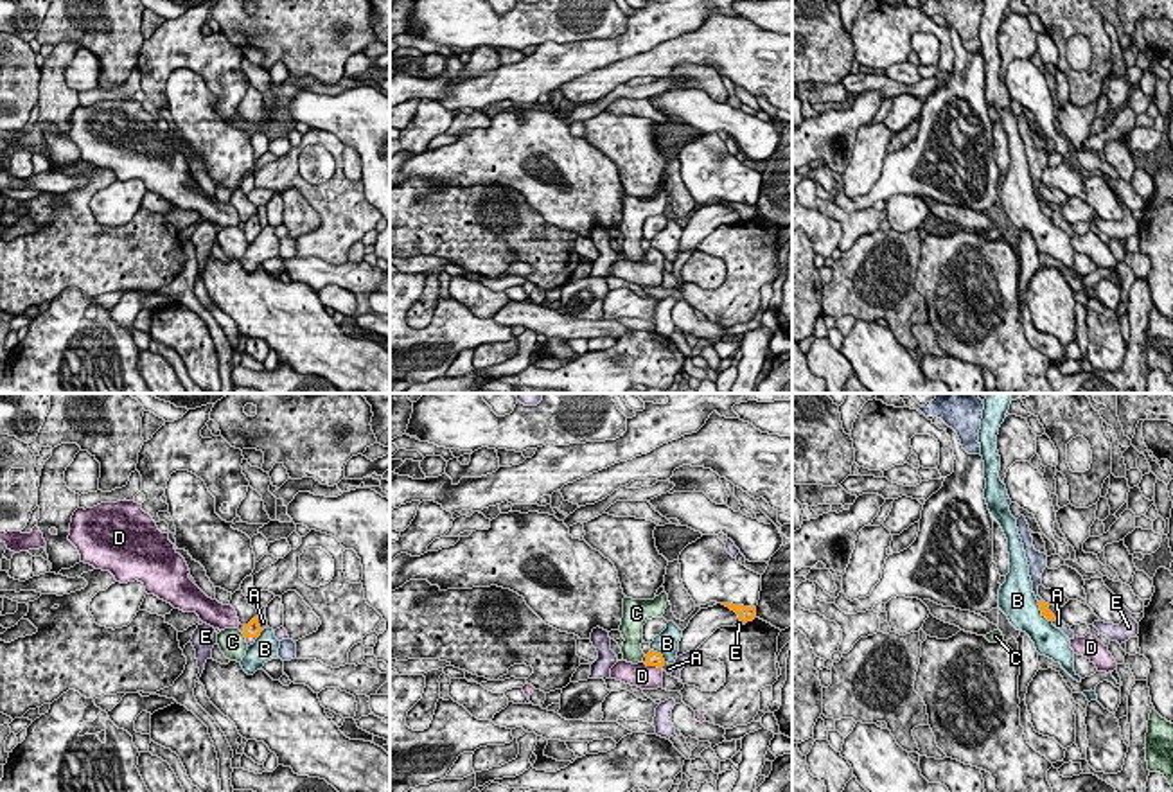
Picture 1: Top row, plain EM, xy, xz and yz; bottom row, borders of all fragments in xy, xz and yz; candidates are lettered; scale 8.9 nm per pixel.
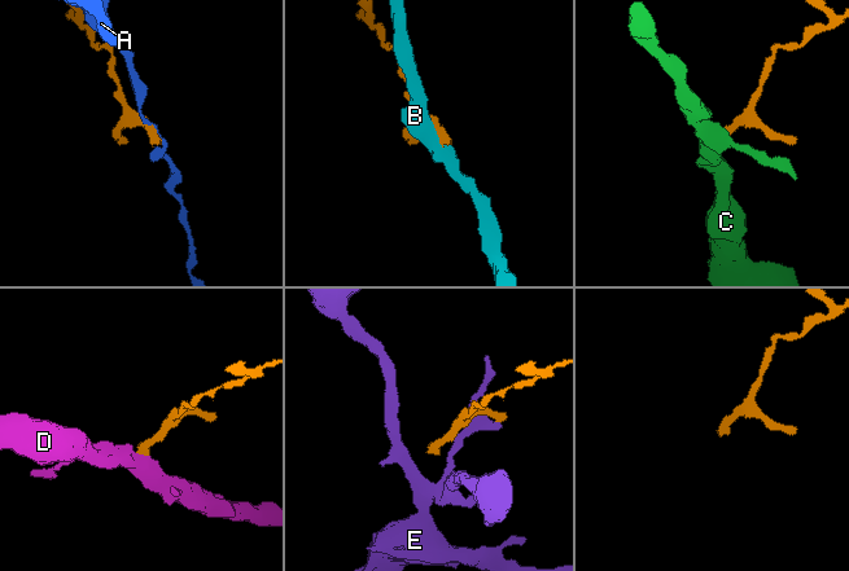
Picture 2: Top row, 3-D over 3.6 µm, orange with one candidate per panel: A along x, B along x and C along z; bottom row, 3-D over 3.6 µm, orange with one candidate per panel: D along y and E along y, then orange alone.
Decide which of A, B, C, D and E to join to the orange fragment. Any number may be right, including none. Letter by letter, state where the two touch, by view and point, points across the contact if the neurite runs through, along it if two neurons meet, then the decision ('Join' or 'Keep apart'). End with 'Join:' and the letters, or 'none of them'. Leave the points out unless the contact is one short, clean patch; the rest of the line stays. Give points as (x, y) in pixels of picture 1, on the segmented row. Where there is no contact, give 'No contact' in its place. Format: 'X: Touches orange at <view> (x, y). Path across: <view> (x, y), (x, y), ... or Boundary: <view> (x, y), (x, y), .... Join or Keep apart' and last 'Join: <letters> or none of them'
A: Touches orange at yz (1051, 613). Boundary: yz (1046, 604), (1053, 622). Keep apart
B: Touches orange at xz (660, 654). Keep apart
C: Touches orange at xy (245, 636). Boundary: xy (241, 633), (245, 638). Keep apart
D: Touches orange at xz (652, 665). Path across: xz (652, 658), (652, 665), (647, 677). Join
E: Touches orange at xz (742, 620). Boundary: xz (740, 620), (744, 624). Keep apart
Join: D

